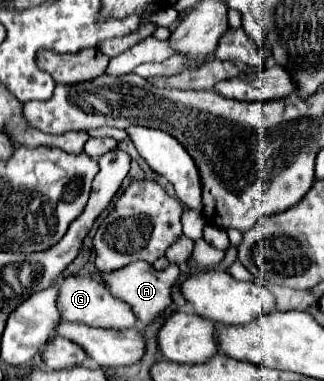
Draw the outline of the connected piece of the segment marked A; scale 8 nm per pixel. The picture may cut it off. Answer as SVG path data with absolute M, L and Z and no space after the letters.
M134 261L126 267L122 267L120 271L110 271L108 275L100 273L100 277L104 279L108 291L112 295L116 295L118 299L122 299L124 303L128 303L134 311L134 315L144 323L148 325L150 321L158 319L160 313L170 305L170 287L176 285L178 281L178 269L174 269L174 265L158 271L154 269L150 263L144 263L144 261Z

